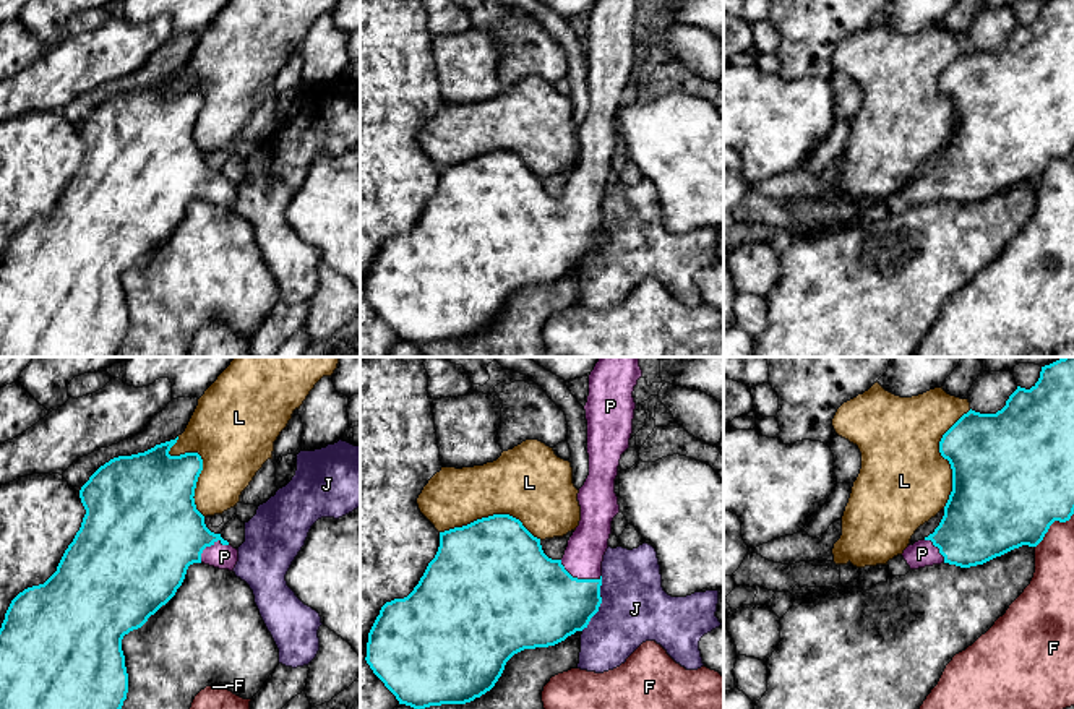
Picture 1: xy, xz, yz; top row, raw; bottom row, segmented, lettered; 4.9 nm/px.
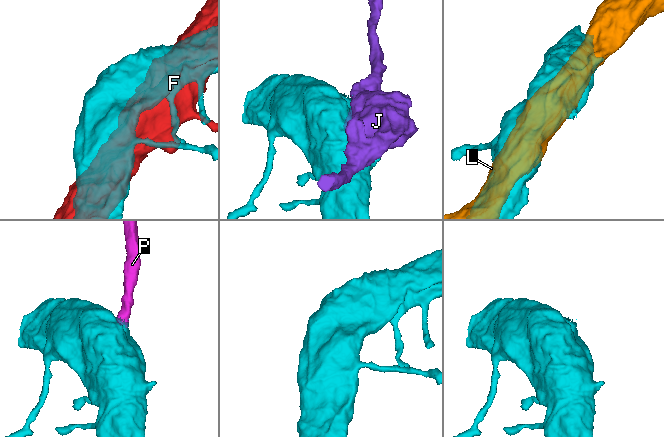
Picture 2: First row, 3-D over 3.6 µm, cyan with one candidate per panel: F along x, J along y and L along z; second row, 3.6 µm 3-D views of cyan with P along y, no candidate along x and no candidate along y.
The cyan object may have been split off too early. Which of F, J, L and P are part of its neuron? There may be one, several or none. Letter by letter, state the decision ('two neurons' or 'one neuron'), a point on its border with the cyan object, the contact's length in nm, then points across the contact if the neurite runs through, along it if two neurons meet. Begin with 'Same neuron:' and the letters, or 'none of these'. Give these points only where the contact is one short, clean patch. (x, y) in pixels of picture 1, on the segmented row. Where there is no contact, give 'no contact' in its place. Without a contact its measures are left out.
Same neuron: P
F: two neurons; contact yz (1052, 523); length 260 nm
J: two neurons; contact xz (601, 602); length 300 nm
L: two neurons; contact xy (201, 463); length 420 nm
P: one neuron; contact xz (579, 580); length 220 nm; way xz (534, 601), (562, 596), (579, 580), (583, 558)

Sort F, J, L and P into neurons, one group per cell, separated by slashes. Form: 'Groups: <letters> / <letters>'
Groups: F / J / L / P

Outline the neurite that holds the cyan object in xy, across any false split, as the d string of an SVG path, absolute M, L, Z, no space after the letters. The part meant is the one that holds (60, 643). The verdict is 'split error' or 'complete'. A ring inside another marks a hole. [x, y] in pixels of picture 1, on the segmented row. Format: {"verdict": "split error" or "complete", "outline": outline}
{"verdict": "split error", "outline": "M177 440L114 458L81 487L86 514L57 571L44 584L19 592L5 613L0 628L0 709L122 709L128 693L123 636L141 628L175 595L190 565L234 571L238 550L206 527L195 505L203 459L198 453L170 456Z"}

